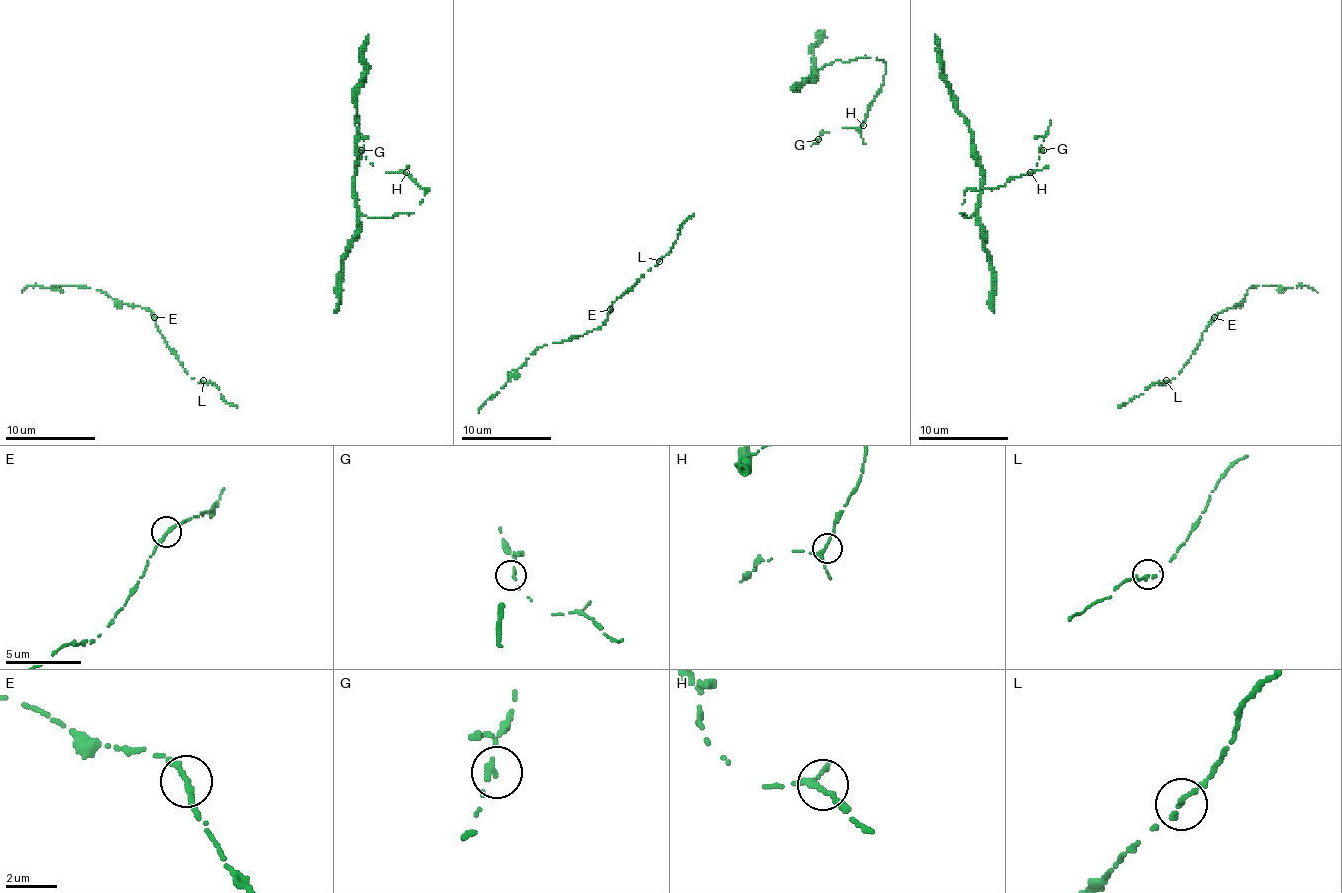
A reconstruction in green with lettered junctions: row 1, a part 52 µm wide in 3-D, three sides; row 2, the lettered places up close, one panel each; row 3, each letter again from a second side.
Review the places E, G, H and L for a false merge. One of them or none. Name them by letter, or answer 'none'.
none

